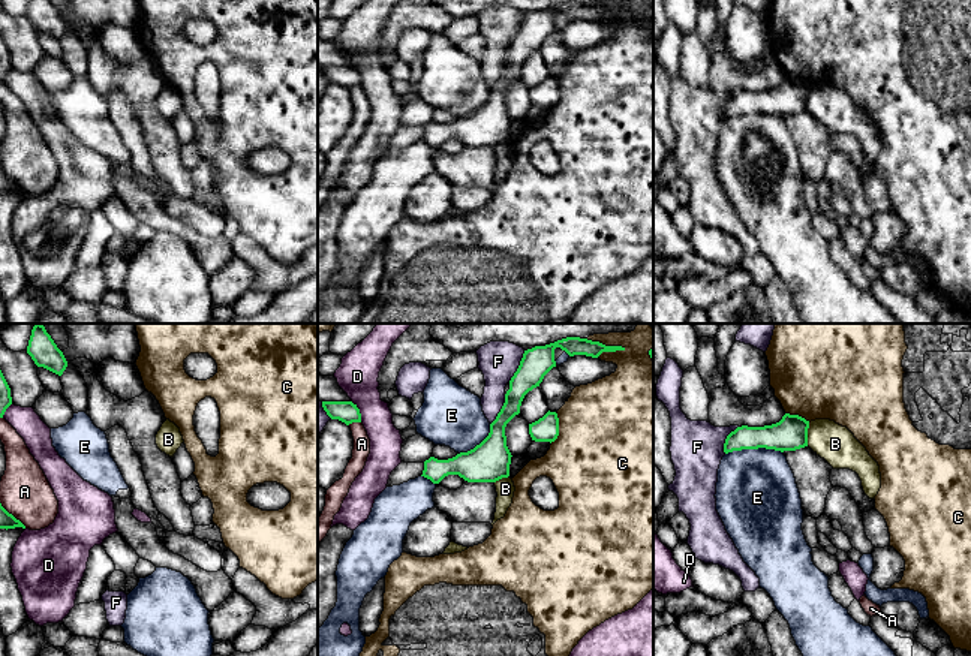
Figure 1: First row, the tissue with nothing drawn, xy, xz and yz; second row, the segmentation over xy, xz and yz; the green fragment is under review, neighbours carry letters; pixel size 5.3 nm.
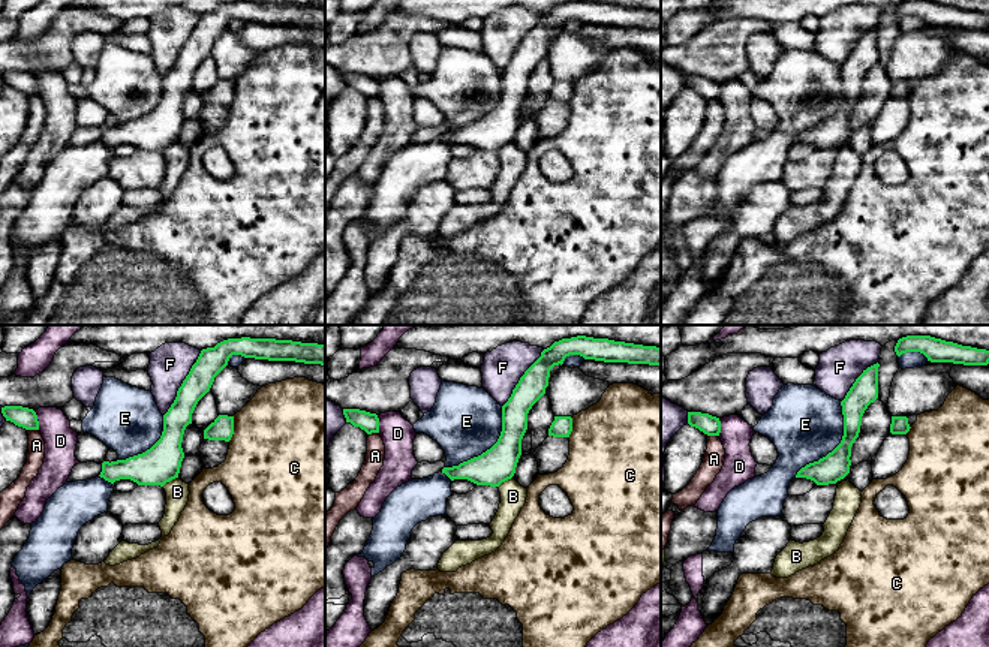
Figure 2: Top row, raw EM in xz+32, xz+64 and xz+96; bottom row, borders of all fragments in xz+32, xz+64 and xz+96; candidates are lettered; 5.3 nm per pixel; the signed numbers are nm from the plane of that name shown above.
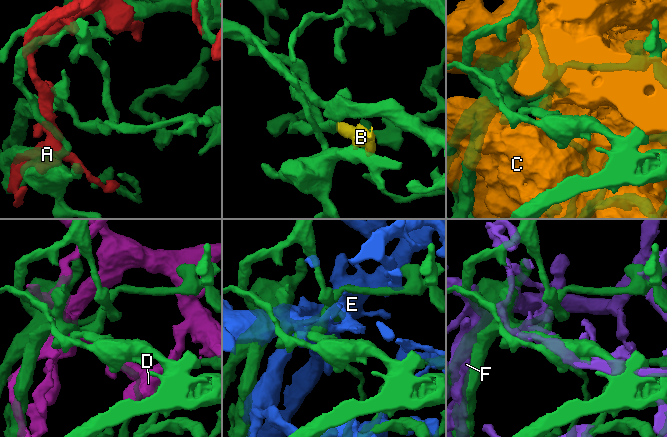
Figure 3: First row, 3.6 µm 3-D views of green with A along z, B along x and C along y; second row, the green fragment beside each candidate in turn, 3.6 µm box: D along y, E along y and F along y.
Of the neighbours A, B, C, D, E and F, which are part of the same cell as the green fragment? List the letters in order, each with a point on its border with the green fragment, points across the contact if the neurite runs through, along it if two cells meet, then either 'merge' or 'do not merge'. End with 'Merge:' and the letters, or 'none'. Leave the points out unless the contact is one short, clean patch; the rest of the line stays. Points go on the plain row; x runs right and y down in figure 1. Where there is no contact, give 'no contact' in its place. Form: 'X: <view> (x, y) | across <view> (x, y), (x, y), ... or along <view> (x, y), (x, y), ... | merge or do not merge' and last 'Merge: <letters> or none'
A: xy (11, 178) | do not merge
B: yz (806, 99) | along yz (809, 87), (806, 110) | do not merge
C: xz (558, 93) | do not merge
D: xz (358, 77) | do not merge
E: yz (754, 113) | do not merge
F: xz (519, 30) | do not merge
Merge: none

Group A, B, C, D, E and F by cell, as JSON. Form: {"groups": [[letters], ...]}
{"groups": [["A"], ["B"], ["C"], ["D"], ["E"], ["F"]]}

